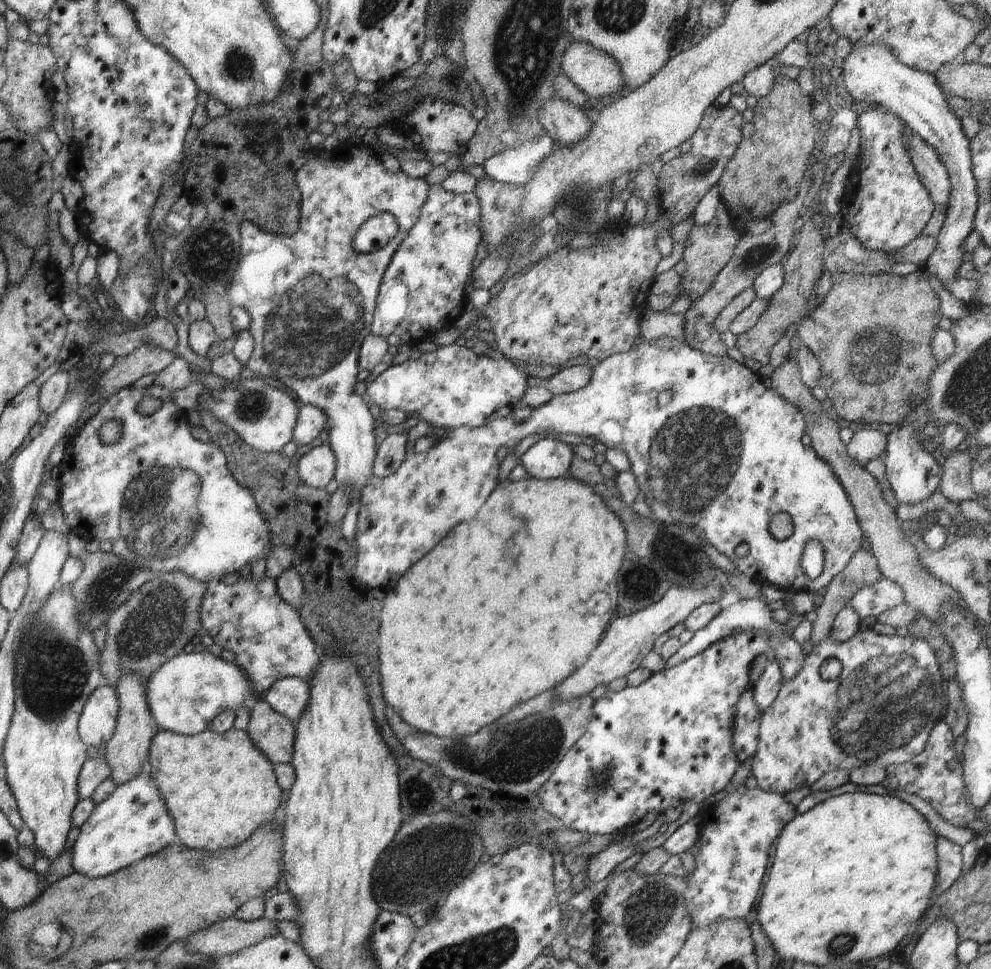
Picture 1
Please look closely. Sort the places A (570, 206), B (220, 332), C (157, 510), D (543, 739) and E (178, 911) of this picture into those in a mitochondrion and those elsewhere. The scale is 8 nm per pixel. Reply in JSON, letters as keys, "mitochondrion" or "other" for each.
{"A":"mitochondrion","B":"other","C":"mitochondrion","D":"mitochondrion","E":"other"}

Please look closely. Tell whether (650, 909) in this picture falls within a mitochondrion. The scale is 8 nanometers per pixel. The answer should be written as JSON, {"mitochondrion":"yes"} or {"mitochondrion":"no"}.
{"mitochondrion":"yes"}

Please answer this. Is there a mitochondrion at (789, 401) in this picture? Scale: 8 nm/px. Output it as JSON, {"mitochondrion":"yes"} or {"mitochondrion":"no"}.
{"mitochondrion":"no"}

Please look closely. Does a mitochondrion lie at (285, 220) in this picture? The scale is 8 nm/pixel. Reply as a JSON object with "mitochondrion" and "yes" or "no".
{"mitochondrion":"yes"}

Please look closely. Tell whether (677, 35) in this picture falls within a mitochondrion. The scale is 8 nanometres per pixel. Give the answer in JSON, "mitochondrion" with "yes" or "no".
{"mitochondrion":"no"}

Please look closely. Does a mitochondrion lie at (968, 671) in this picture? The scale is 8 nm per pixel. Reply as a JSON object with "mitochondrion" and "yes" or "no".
{"mitochondrion":"no"}

